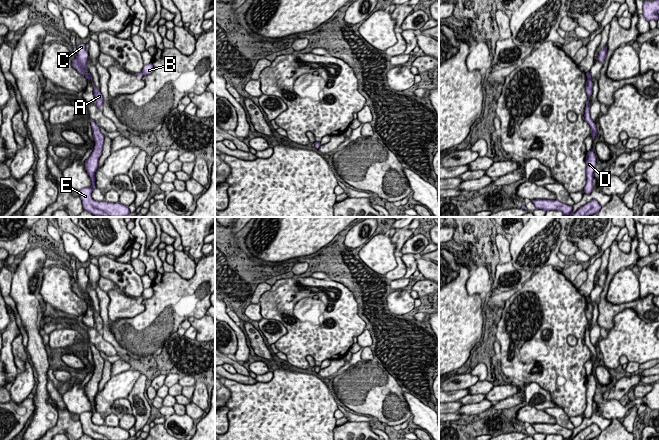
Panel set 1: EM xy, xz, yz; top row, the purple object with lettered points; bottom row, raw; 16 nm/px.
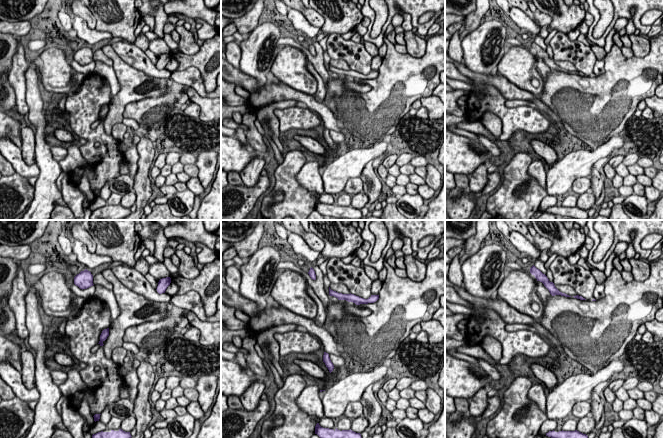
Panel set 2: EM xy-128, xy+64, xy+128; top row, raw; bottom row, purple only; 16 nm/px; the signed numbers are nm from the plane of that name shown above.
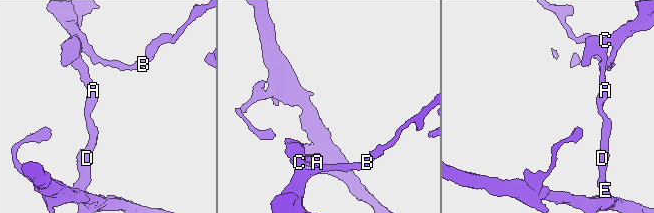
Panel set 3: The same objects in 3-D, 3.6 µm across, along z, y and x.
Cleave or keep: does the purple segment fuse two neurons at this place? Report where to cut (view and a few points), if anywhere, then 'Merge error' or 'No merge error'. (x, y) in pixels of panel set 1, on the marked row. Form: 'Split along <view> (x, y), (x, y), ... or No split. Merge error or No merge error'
Split along yz (593, 122), (590, 125). Merge error

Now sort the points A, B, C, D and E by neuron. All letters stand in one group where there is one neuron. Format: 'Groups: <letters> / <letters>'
Groups: A B C / D E

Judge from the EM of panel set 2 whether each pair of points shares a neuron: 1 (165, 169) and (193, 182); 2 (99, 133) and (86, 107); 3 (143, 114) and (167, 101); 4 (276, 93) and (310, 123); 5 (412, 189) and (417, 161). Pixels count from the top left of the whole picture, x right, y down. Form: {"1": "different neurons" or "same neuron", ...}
{"1": "different neurons", "2": "same neuron", "3": "same neuron", "4": "different neurons", "5": "same neuron"}

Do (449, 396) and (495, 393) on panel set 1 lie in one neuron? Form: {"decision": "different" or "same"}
{"decision": "same"}

